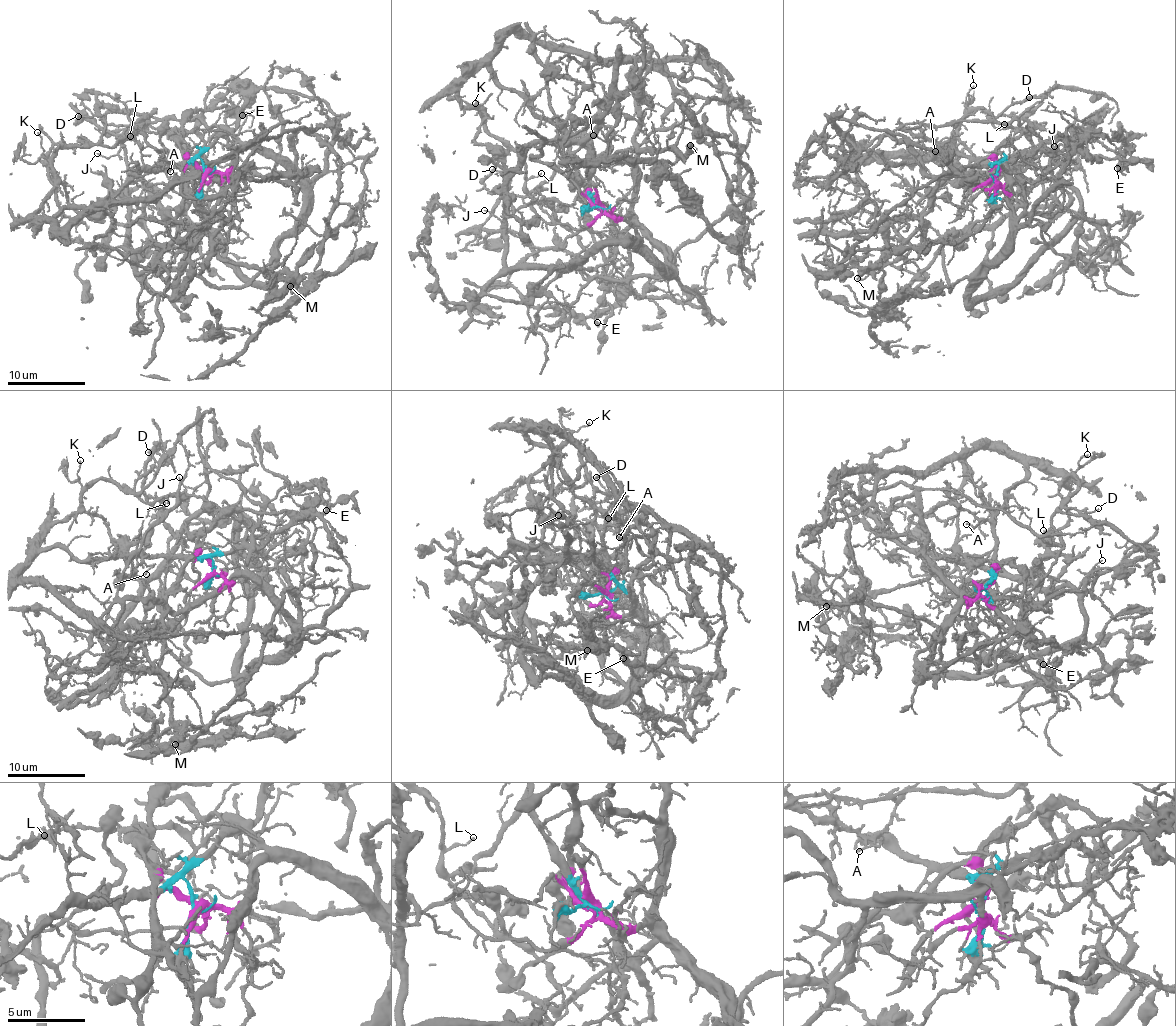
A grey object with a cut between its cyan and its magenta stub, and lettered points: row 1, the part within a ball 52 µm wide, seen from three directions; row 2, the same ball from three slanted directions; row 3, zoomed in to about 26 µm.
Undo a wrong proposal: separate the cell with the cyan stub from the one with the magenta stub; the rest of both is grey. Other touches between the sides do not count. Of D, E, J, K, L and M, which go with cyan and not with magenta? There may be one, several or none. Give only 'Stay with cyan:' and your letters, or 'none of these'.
Stay with cyan: D, E, K, L

